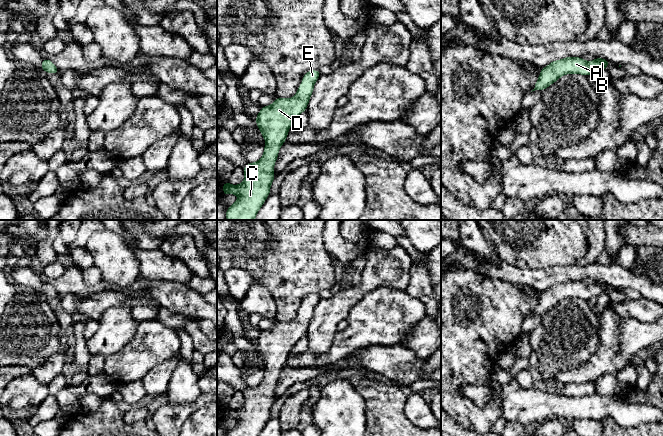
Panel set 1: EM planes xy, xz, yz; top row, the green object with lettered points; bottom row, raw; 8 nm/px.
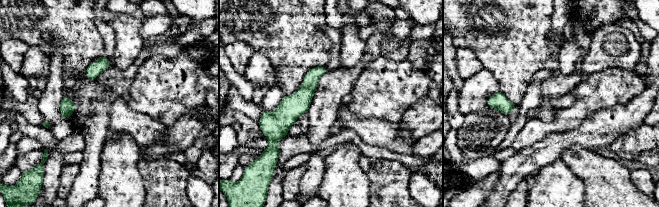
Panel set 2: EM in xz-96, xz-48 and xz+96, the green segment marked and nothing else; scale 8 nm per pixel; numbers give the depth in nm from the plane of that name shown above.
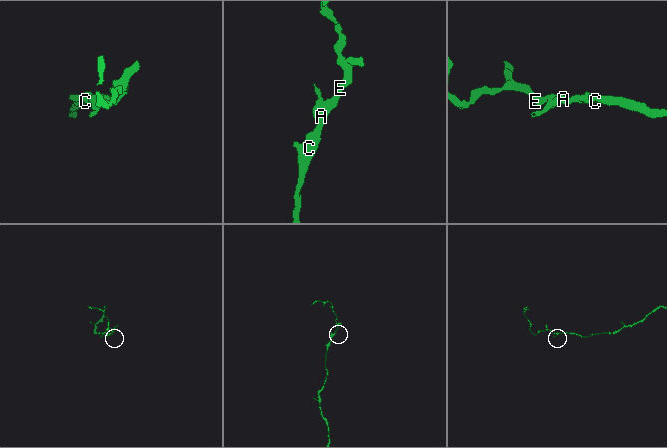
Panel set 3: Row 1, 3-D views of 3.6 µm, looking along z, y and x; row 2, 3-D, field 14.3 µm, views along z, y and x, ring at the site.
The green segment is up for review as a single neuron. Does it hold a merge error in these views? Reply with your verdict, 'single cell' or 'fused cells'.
single cell

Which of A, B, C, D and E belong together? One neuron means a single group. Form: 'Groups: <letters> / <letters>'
Groups: A B C D E

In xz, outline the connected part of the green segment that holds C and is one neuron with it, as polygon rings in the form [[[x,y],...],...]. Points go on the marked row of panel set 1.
[[[318,69],[306,72],[303,76],[302,83],[298,87],[298,90],[294,98],[277,97],[271,105],[261,107],[259,114],[255,118],[256,118],[256,125],[259,127],[261,135],[265,138],[266,145],[264,147],[264,154],[262,155],[261,159],[258,162],[249,163],[247,166],[242,168],[244,172],[244,181],[241,184],[231,185],[228,181],[223,184],[222,190],[224,195],[229,195],[229,194],[238,195],[237,201],[226,210],[227,220],[255,220],[258,211],[260,210],[260,208],[262,207],[265,200],[270,194],[271,184],[275,178],[274,165],[279,154],[279,148],[286,141],[288,131],[292,126],[293,122],[298,118],[298,116],[302,112],[307,110],[307,105],[313,93],[315,82],[320,77],[320,75],[321,73],[319,72]]]

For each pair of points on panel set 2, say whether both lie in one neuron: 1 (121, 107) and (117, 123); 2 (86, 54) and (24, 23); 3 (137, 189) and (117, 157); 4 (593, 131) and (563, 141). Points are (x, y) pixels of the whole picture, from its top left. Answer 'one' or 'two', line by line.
1: one
2: one
3: one
4: one

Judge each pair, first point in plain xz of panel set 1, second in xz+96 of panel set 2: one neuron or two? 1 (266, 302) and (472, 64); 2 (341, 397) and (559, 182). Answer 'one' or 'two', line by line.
1: two
2: one

